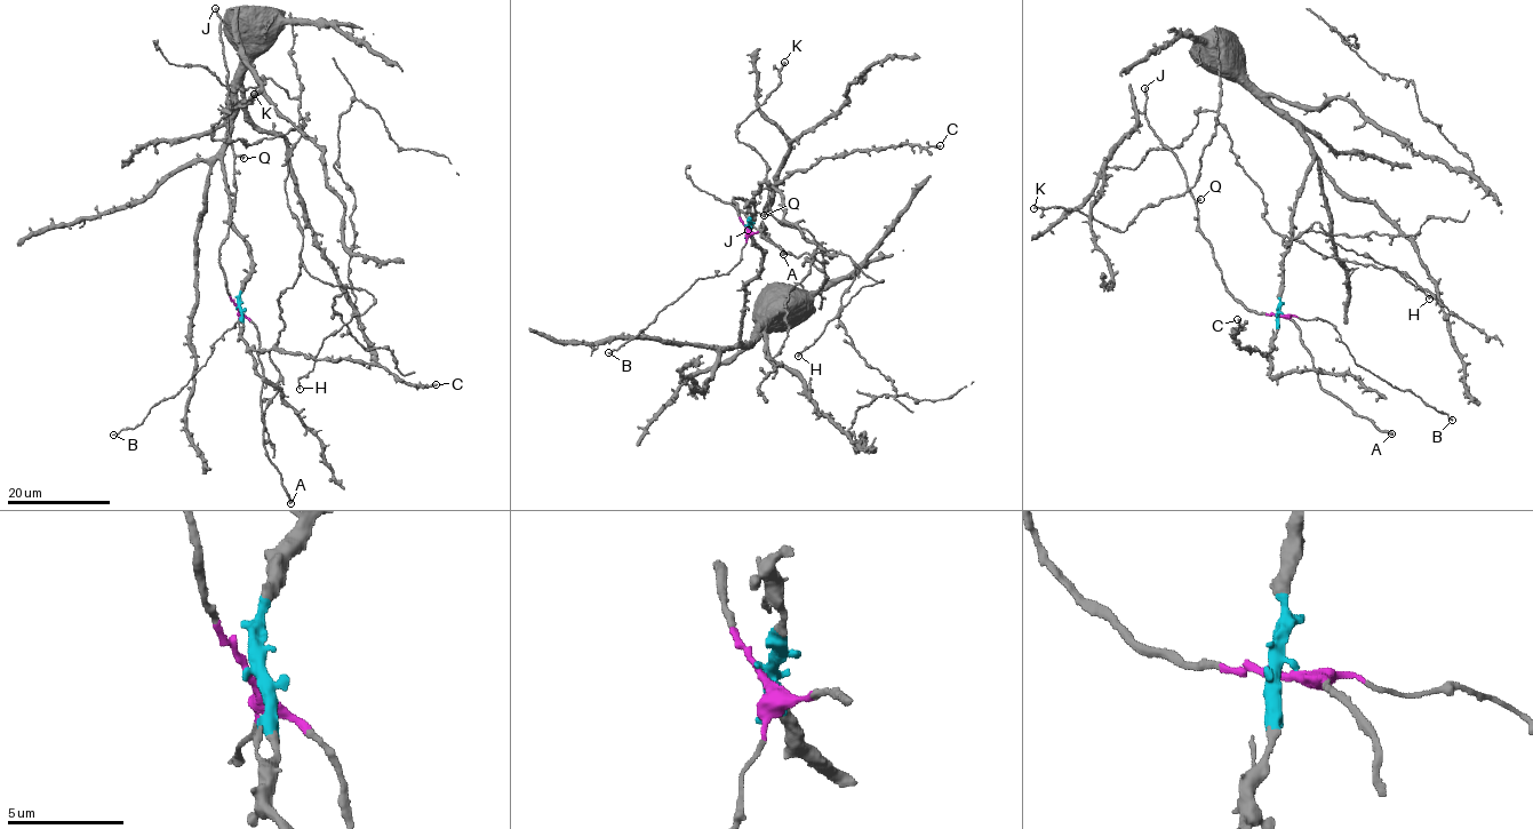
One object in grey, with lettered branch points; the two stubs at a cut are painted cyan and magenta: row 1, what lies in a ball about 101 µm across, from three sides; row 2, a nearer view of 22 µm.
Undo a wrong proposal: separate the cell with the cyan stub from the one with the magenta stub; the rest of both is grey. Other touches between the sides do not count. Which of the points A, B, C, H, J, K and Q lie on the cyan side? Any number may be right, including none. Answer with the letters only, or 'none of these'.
C, H, K

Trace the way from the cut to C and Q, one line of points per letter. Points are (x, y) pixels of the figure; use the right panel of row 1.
C: (1279, 315), (1270, 353), (1263, 356), (1247, 345), (1239, 348), (1231, 327), (1238, 332), (1237, 319)
Q: (1279, 316), (1250, 310), (1228, 289), (1211, 242), (1199, 226), (1196, 202), (1199, 199)

